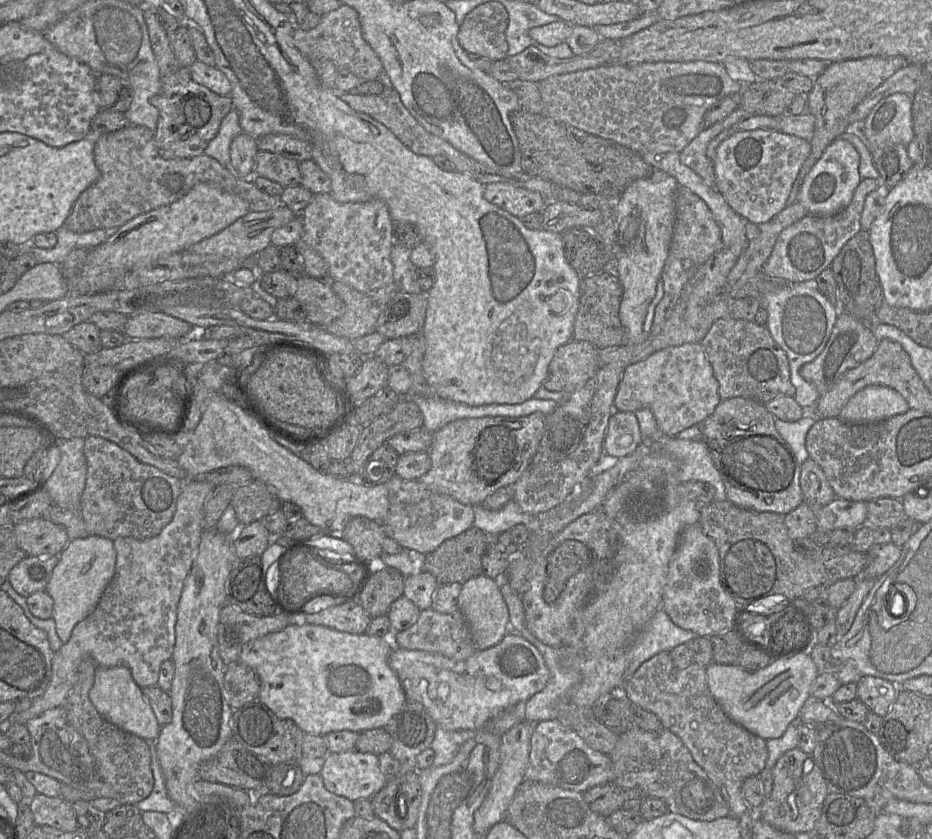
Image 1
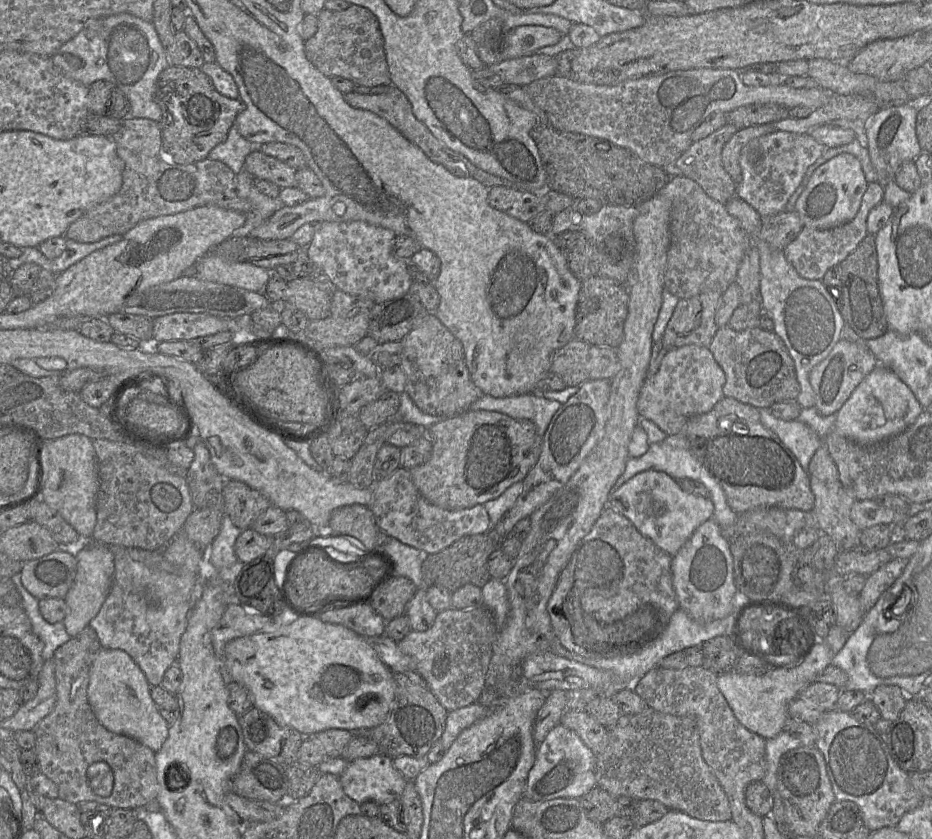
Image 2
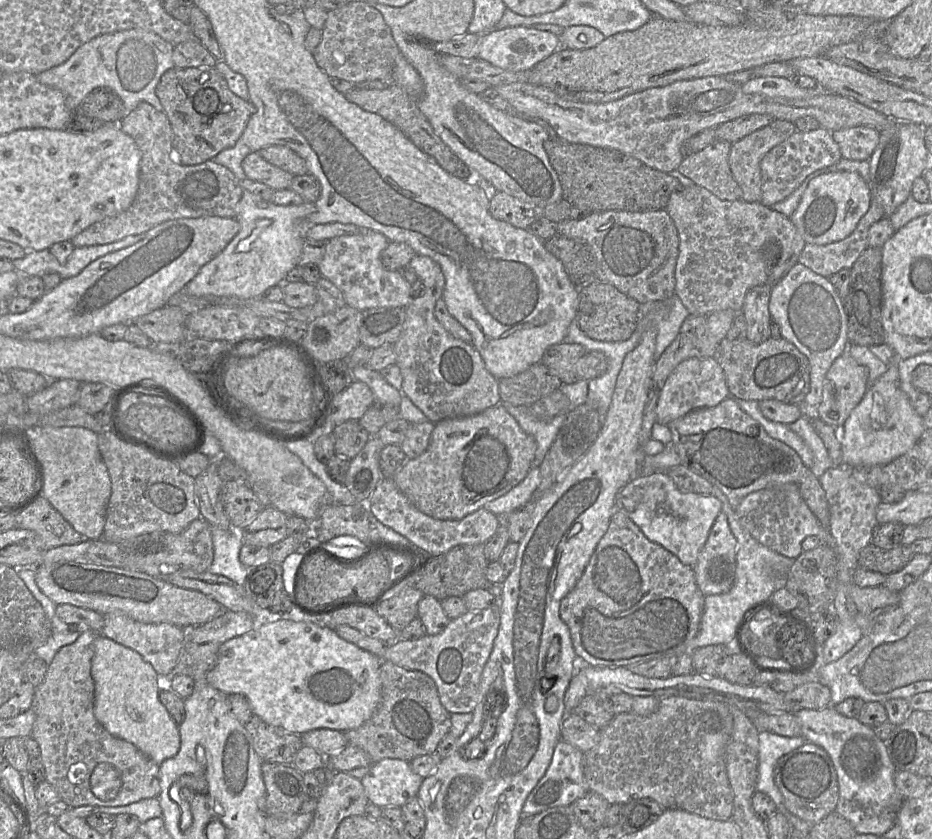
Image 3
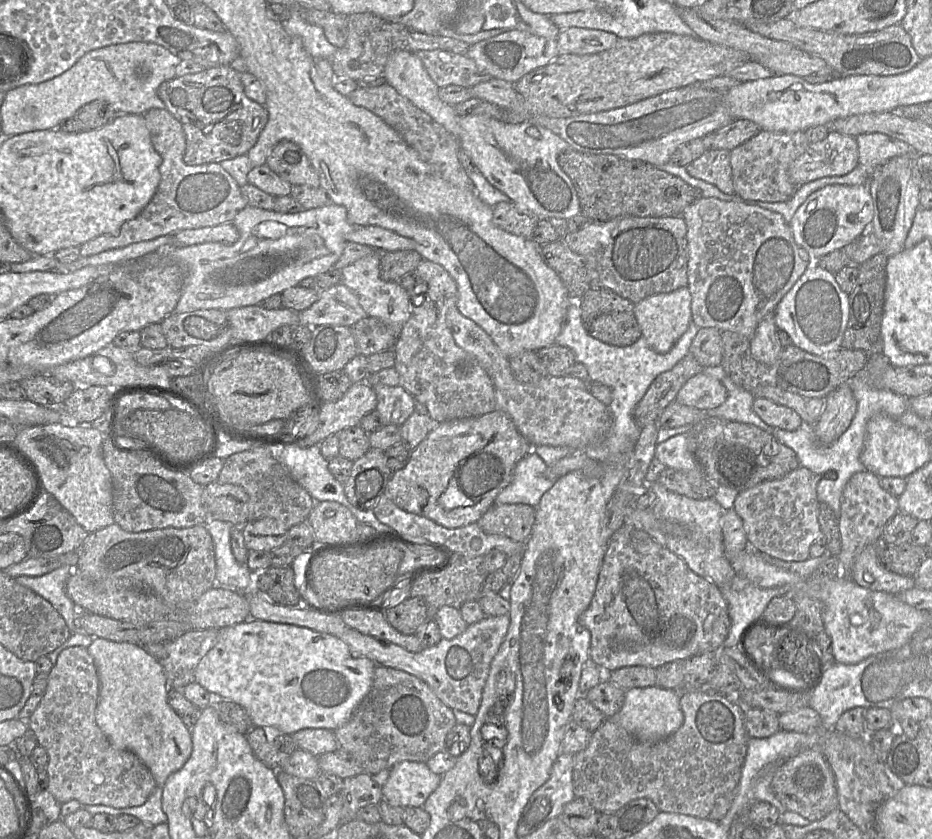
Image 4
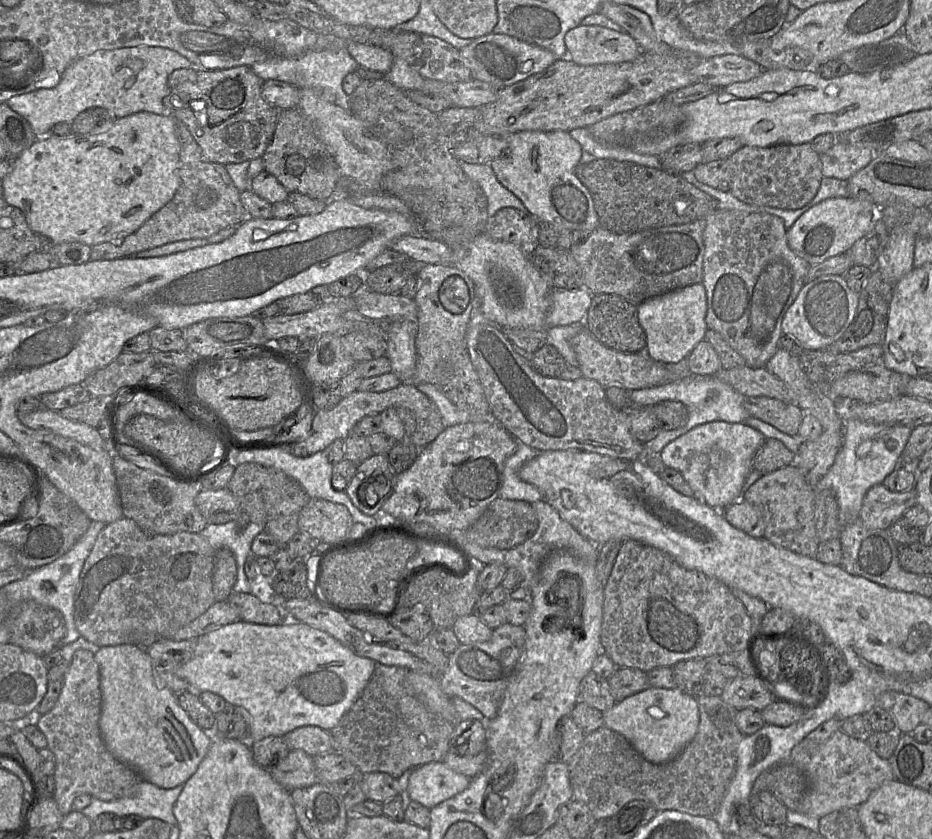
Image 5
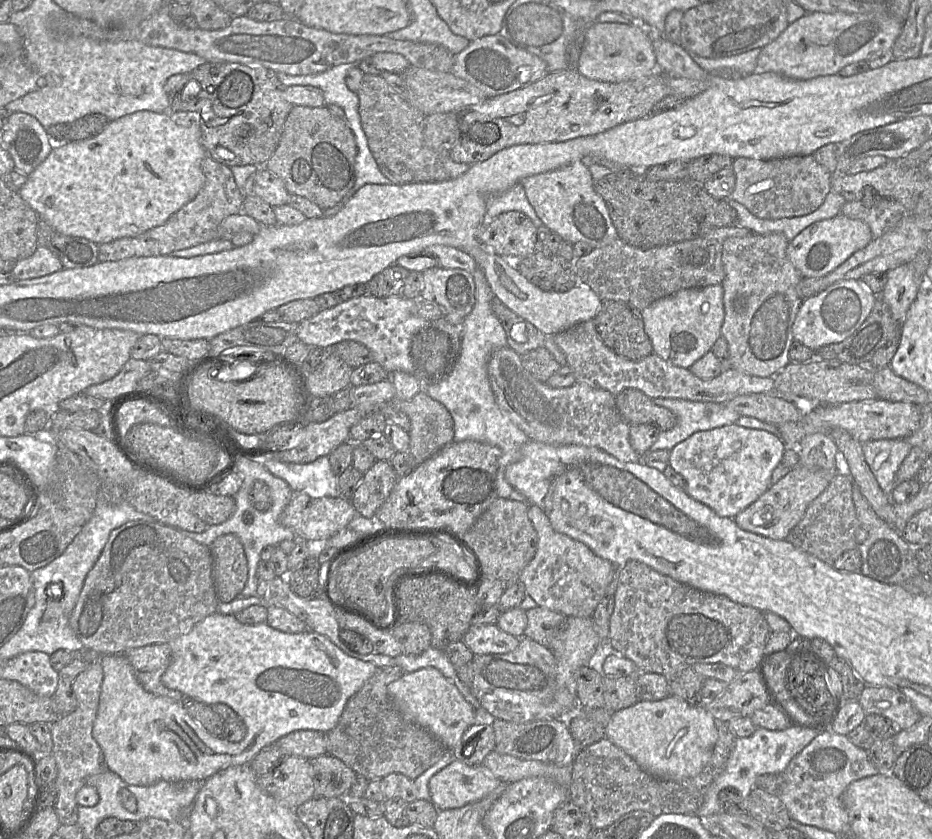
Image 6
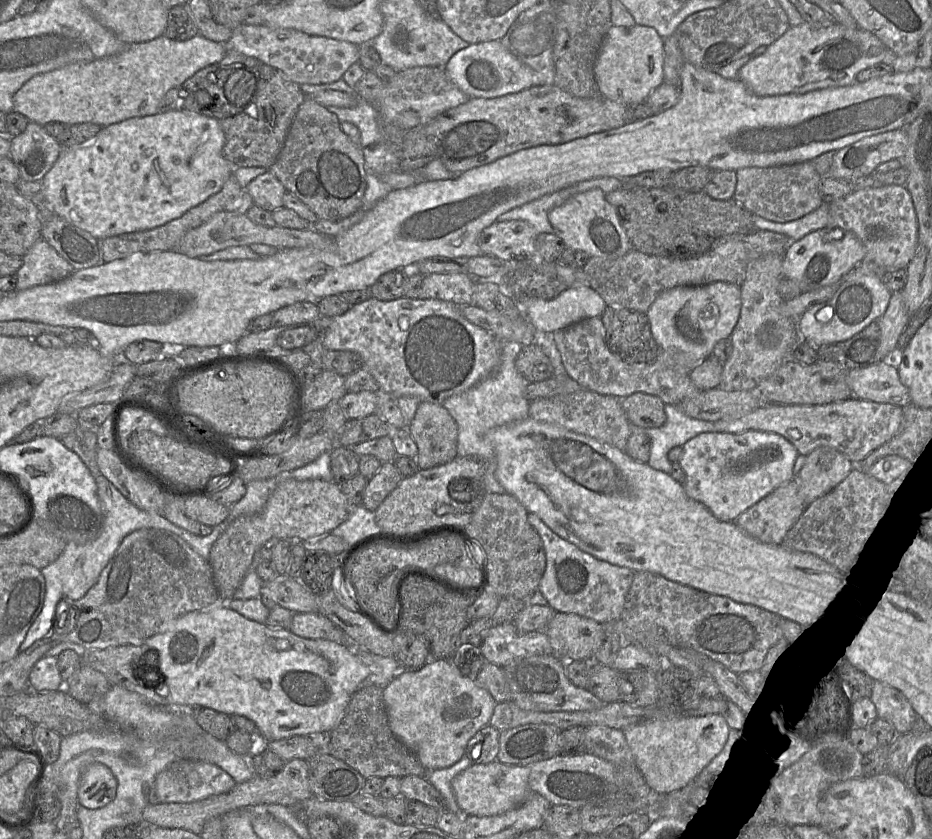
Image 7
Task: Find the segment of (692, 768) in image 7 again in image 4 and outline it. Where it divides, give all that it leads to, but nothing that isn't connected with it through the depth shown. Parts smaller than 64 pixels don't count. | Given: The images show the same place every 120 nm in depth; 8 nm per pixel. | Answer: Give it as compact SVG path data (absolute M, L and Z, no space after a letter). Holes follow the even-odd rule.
M659 686L631 688L625 691L624 703L613 717L609 718L643 743L658 742L677 731L684 721L680 706L681 691Z

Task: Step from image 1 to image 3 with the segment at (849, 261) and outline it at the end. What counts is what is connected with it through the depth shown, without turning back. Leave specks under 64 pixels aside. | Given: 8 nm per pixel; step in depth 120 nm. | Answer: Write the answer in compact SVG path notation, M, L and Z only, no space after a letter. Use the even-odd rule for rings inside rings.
M868 246L850 268L850 282L847 296L843 299L847 316L848 343L859 346L876 346L885 343L882 326L882 250Z

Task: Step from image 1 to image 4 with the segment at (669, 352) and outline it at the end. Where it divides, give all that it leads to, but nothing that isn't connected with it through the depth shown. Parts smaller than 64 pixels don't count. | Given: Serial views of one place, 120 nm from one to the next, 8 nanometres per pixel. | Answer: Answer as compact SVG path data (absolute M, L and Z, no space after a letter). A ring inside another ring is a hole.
M699 372L693 375L679 390L675 401L700 410L713 409L727 399L727 389L723 383Z

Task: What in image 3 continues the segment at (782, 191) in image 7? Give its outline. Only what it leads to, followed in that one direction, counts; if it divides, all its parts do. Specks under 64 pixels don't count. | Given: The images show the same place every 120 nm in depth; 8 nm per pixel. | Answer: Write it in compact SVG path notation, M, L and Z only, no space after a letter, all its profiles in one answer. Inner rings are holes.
M774 120L731 144L729 166L741 189L741 200L760 202L762 196L761 161L776 145L798 131L793 122Z

